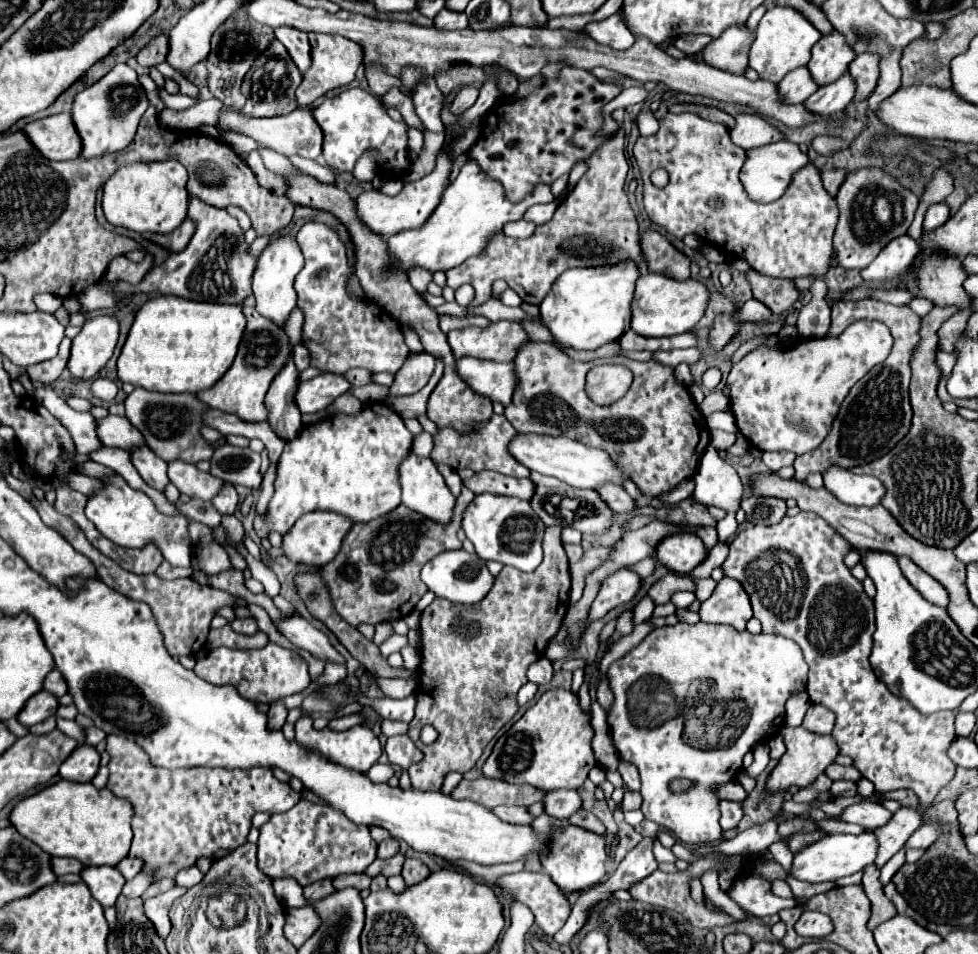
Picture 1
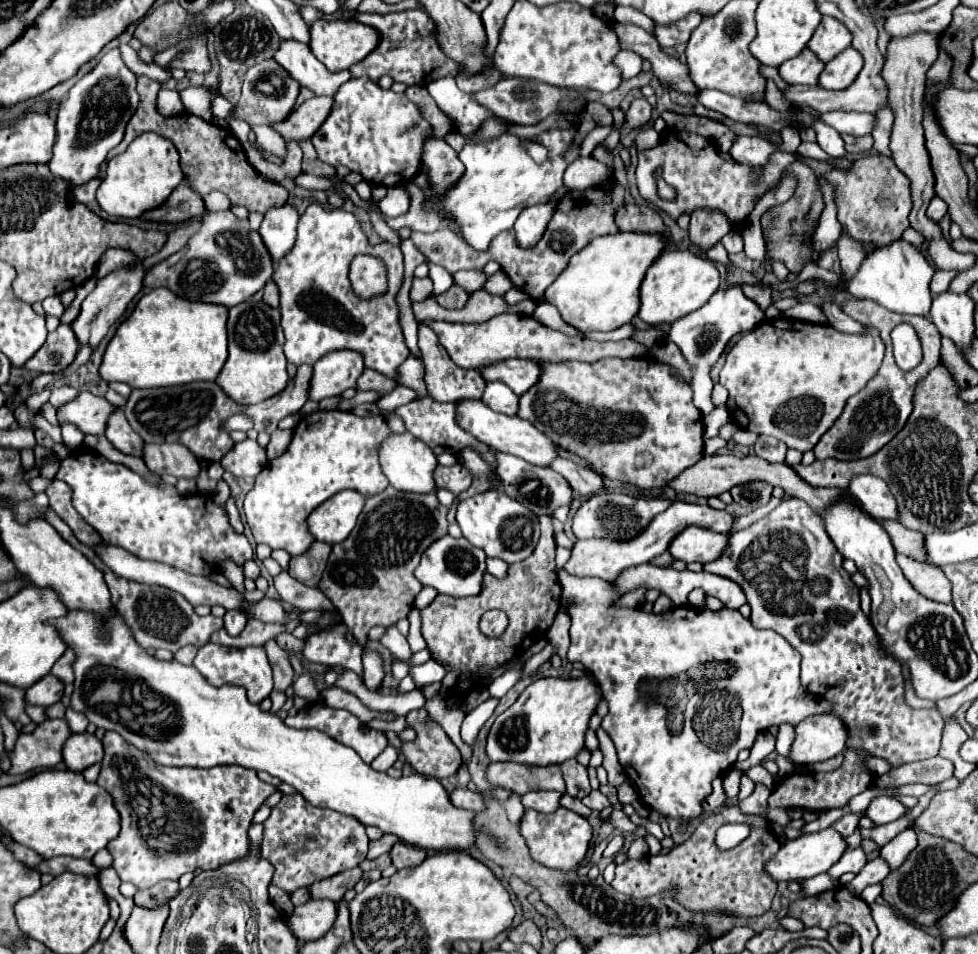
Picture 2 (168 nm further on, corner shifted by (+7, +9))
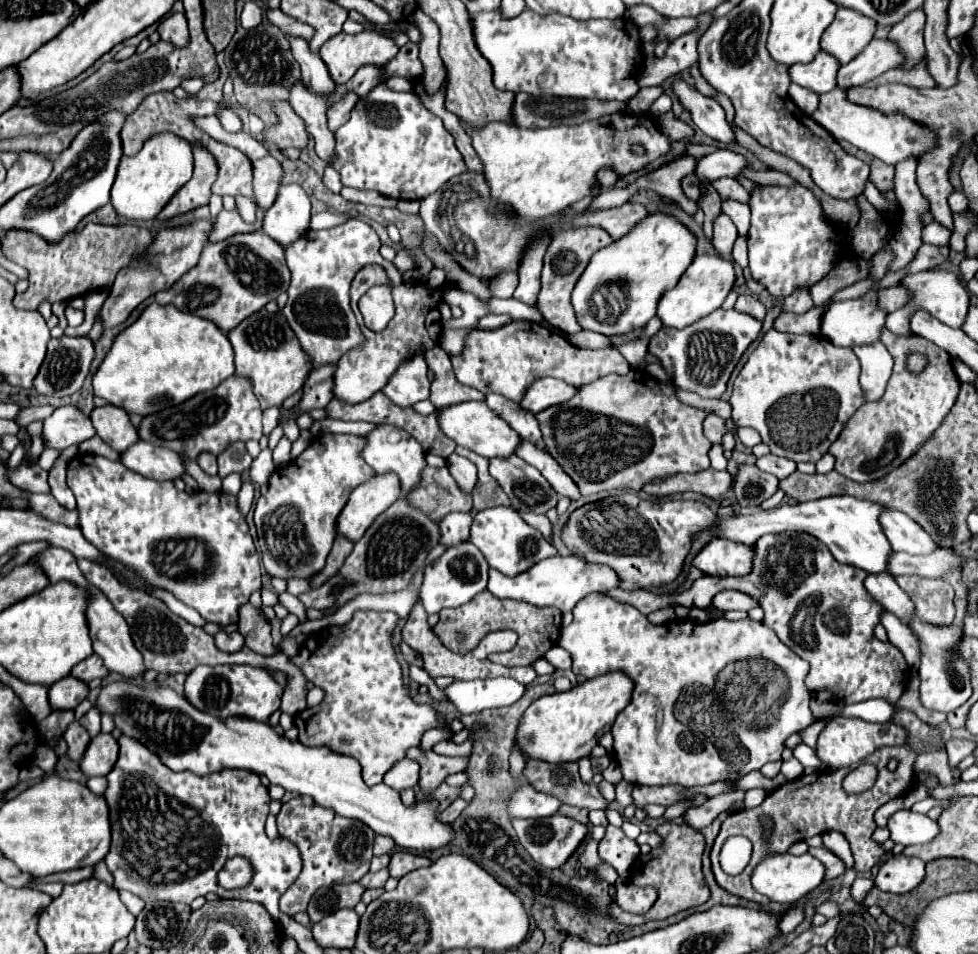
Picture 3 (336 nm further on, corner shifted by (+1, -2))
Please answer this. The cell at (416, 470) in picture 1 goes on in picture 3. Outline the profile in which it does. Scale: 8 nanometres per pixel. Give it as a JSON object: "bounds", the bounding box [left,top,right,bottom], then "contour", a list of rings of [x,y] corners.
{"bounds":[361,424,427,496],"contour":[[[377,424],[375,430],[371,430],[369,434],[365,434],[365,446],[361,450],[361,458],[377,472],[383,474],[385,470],[393,470],[403,486],[403,496],[409,494],[415,488],[415,482],[419,482],[419,474],[421,470],[427,466],[425,464],[425,452],[421,450],[421,446],[415,442],[413,436],[409,436],[405,430],[395,428],[391,424]]]}

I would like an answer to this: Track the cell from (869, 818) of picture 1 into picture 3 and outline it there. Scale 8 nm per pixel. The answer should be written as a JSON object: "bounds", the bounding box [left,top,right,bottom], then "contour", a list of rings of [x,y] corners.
{"bounds":[889,810,939,846],"contour":[[[899,810],[889,818],[891,840],[903,846],[911,844],[927,844],[935,840],[939,834],[939,824],[925,814],[917,814],[911,810]]]}

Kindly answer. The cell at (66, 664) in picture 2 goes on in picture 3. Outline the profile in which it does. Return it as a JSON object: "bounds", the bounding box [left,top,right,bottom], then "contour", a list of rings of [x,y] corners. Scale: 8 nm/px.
{"bounds":[71,654,109,682],"contour":[[[97,654],[85,658],[83,662],[79,662],[79,664],[71,670],[71,676],[81,678],[83,682],[91,682],[91,680],[103,678],[103,676],[107,676],[107,674],[109,674],[109,670],[105,668],[105,664],[101,662],[101,658],[99,658]]]}

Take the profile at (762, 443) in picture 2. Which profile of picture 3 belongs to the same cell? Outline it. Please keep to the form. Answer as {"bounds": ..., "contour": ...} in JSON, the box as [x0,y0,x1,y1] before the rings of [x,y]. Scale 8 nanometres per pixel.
{"bounds":[755,454,797,480],"contour":[[[767,454],[767,456],[763,456],[763,458],[757,458],[755,466],[757,466],[759,470],[763,470],[763,472],[769,472],[769,474],[777,476],[779,480],[785,478],[785,476],[789,476],[789,474],[793,474],[793,472],[797,470],[797,464],[795,464],[793,460],[789,460],[789,458],[779,458],[779,456],[775,456],[775,454]]]}

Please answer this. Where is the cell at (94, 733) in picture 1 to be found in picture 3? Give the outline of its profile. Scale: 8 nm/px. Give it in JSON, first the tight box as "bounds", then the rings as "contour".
{"bounds":[81,708,101,736],"contour":[[[91,708],[83,718],[81,724],[89,730],[91,736],[97,736],[101,732],[101,712],[97,708]]]}

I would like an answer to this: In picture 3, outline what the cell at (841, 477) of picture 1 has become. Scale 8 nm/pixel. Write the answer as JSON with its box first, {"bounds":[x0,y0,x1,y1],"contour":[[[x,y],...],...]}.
{"bounds":[881,508,937,554],"contour":[[[887,508],[887,512],[881,514],[881,526],[895,552],[931,554],[937,548],[931,536],[917,522],[913,522],[907,514],[899,510]]]}

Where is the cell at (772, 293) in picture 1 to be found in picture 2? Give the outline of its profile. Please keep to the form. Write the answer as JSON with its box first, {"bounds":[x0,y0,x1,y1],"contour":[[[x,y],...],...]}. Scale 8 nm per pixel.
{"bounds":[741,285,773,309],"contour":[[[743,285],[741,287],[743,293],[753,299],[761,309],[767,309],[771,305],[771,295],[773,295],[773,289],[771,287],[755,287],[755,285]]]}

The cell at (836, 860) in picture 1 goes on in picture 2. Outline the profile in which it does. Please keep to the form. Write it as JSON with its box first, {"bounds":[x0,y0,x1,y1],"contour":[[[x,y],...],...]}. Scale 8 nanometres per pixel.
{"bounds":[767,829,849,881],"contour":[[[823,829],[817,833],[801,835],[793,841],[787,841],[779,849],[779,853],[771,859],[771,863],[767,863],[767,871],[771,877],[775,877],[775,881],[803,881],[803,879],[829,871],[843,857],[847,847],[849,845],[847,845],[845,837],[835,829]]]}

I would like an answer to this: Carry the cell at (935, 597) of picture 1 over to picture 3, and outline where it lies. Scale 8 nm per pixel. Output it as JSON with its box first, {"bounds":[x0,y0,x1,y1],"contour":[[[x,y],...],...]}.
{"bounds":[895,576,955,626],"contour":[[[901,576],[895,578],[901,590],[913,600],[917,608],[917,616],[925,624],[933,626],[949,626],[955,616],[953,606],[953,588],[943,580],[917,578],[917,576]]]}

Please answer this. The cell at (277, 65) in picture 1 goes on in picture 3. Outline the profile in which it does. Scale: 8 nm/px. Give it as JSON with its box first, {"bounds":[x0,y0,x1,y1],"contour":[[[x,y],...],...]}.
{"bounds":[267,102,309,148],"contour":[[[275,102],[275,112],[279,116],[279,124],[267,130],[267,140],[275,142],[277,148],[305,148],[309,136],[305,132],[305,124],[297,118],[295,110],[287,102]]]}

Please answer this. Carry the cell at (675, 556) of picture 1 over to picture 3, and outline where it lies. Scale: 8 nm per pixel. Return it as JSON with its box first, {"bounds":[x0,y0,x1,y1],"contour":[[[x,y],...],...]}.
{"bounds":[693,538,753,576],"contour":[[[719,538],[695,556],[693,566],[709,576],[745,576],[753,568],[753,546]]]}

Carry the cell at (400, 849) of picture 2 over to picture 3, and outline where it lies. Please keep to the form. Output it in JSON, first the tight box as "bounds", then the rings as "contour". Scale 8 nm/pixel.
{"bounds":[389,850,431,878],"contour":[[[401,850],[401,852],[395,852],[391,856],[391,862],[389,862],[389,874],[393,878],[403,878],[405,874],[417,870],[417,868],[423,868],[423,866],[429,866],[431,860],[427,856],[421,856],[421,854],[413,854],[413,852],[407,852],[407,850]]]}

